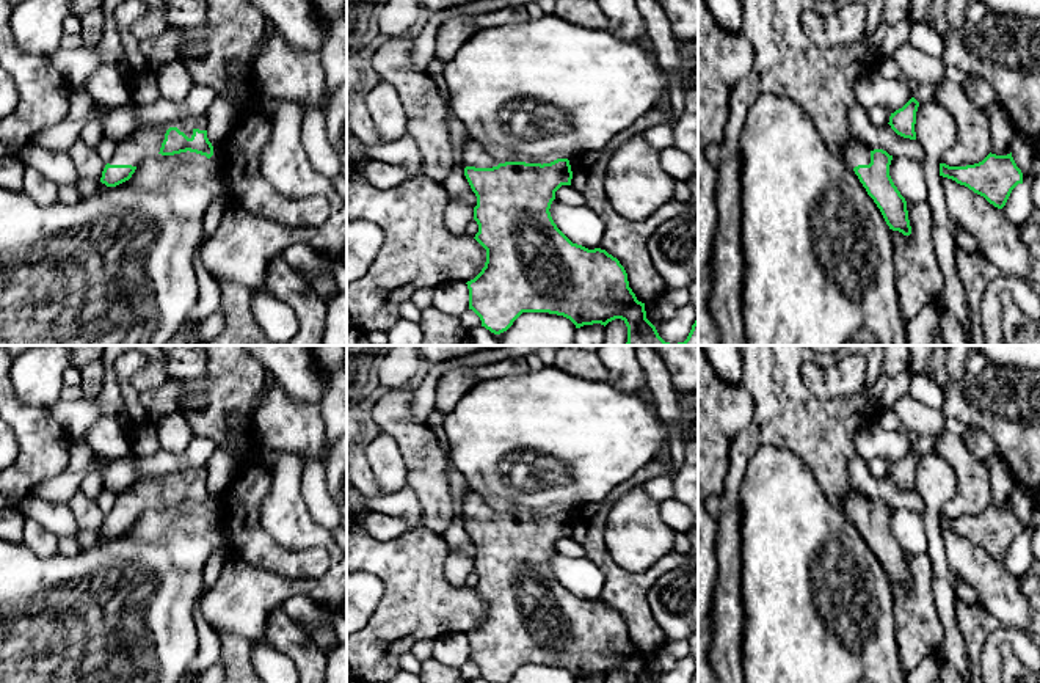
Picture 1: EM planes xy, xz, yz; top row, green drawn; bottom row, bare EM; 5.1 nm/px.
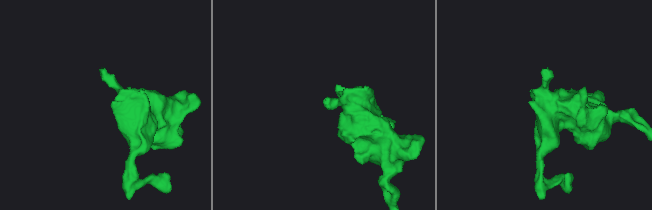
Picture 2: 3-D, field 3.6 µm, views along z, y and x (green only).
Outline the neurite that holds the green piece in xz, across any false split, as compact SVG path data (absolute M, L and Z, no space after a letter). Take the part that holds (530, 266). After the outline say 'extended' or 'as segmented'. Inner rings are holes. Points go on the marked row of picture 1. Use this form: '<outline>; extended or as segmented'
M475 140L464 144L460 165L464 166L464 176L477 196L474 220L478 225L475 240L486 250L486 262L482 272L471 281L469 309L482 320L482 327L494 334L507 331L522 312L549 312L569 319L576 328L584 325L607 325L621 319L627 327L626 345L698 345L698 319L684 342L665 342L656 327L646 319L645 303L638 301L629 287L627 273L616 257L605 250L588 250L573 243L554 223L551 204L555 192L562 185L571 185L573 171L568 159L557 159L551 163L505 162L488 152Z; extended

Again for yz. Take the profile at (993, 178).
M990 152L982 162L966 166L940 163L940 176L968 187L998 209L1002 209L1012 190L1023 184L1023 173L1012 152L1007 155Z; as segmented

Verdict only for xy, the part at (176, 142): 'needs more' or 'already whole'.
needs more

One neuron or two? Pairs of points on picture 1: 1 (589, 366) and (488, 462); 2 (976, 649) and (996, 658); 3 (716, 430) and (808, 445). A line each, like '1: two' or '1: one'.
1: two
2: two
3: two

